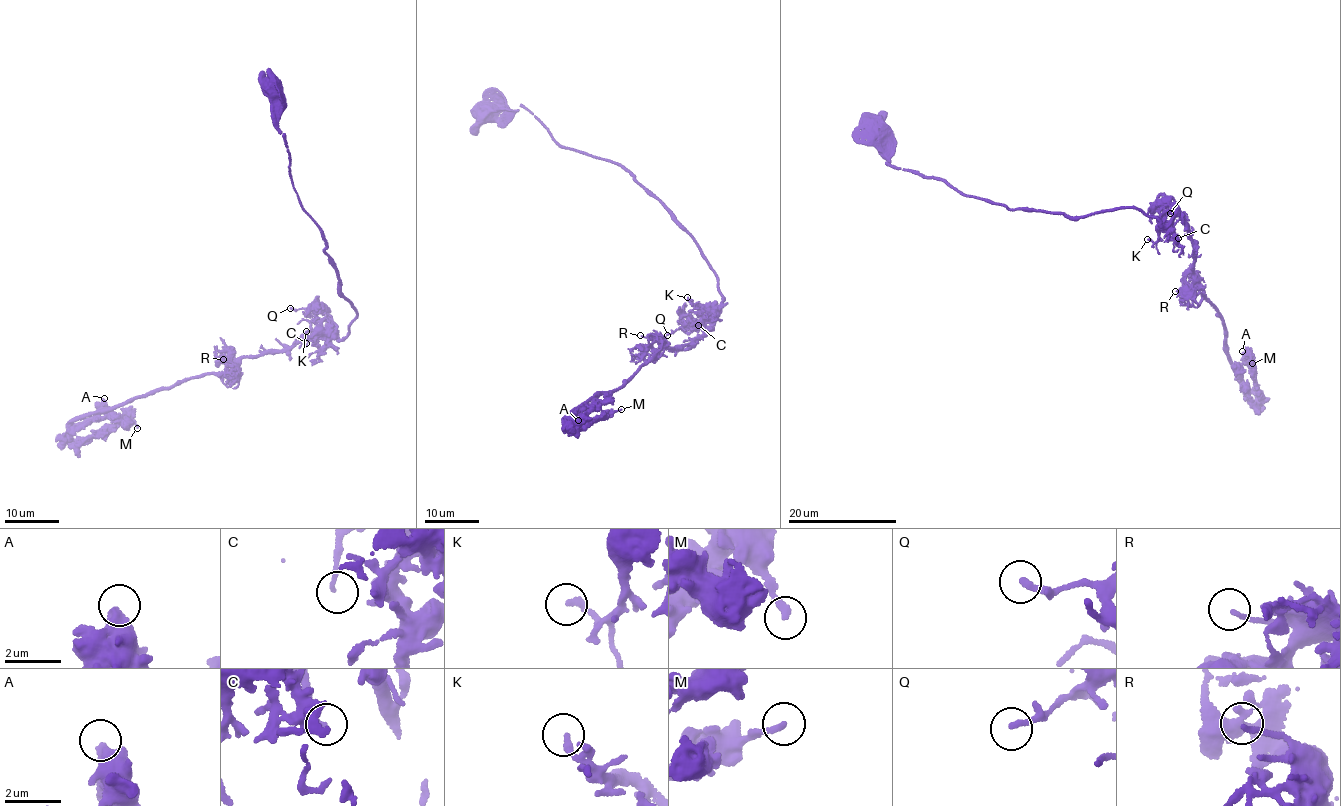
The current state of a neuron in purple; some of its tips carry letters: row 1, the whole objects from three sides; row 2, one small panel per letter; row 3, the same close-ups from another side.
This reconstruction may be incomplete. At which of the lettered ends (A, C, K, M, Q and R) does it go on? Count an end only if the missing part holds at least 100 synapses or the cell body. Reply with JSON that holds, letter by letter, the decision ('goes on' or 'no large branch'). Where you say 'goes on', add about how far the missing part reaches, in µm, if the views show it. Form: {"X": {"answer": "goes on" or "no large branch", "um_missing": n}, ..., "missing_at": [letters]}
{"A": {"answer": "no large branch"}, "C": {"answer": "no large branch"}, "K": {"answer": "no large branch"}, "M": {"answer": "no large branch"}, "Q": {"answer": "no large branch"}, "R": {"answer": "no large branch"}, "missing_at": []}

